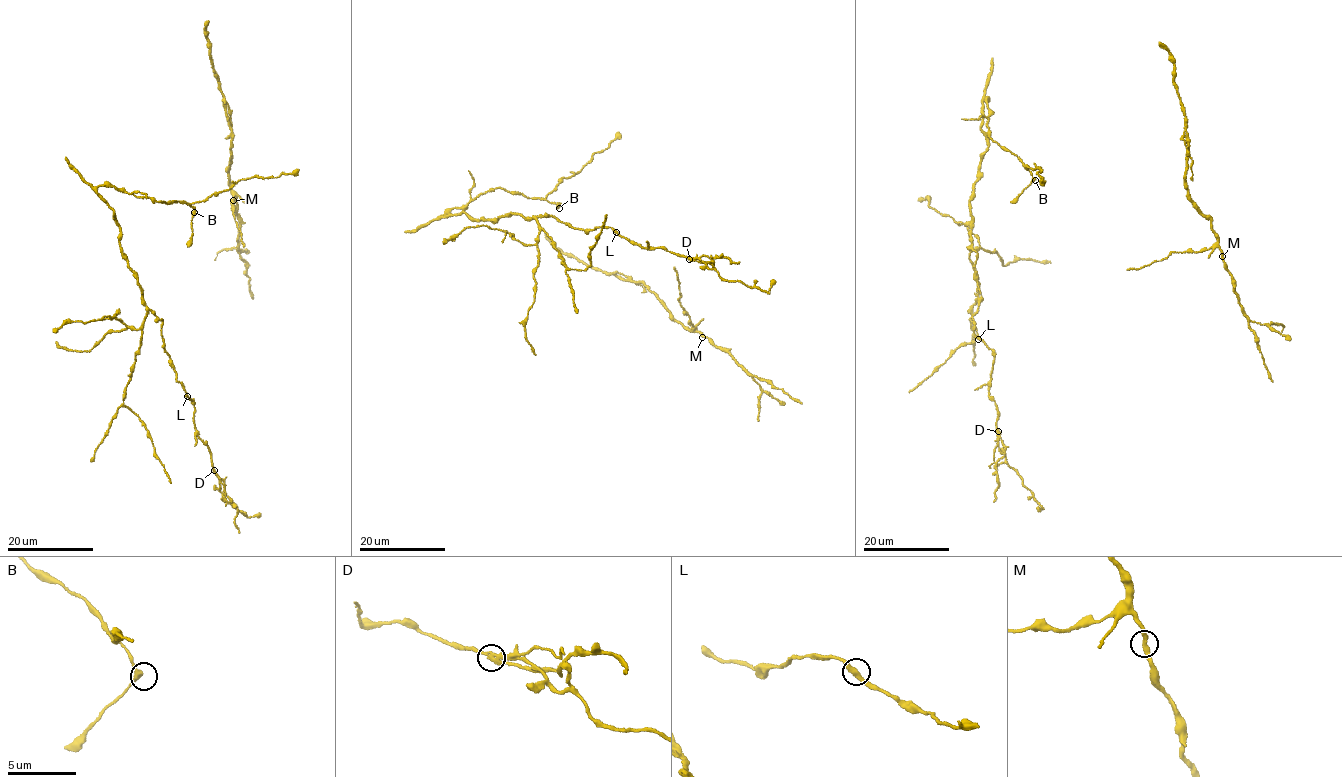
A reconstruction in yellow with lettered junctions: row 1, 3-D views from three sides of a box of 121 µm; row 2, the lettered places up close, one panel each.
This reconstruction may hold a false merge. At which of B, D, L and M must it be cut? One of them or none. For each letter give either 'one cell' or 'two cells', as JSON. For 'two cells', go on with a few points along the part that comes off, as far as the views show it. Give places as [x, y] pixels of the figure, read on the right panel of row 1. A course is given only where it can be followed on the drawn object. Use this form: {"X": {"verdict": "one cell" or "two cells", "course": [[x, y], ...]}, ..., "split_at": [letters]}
{"B": {"verdict": "one cell"}, "D": {"verdict": "two cells", "course": [[998, 431], [999, 451], [1042, 508], [1038, 508]]}, "L": {"verdict": "one cell"}, "M": {"verdict": "one cell"}, "split_at": ["D"]}

